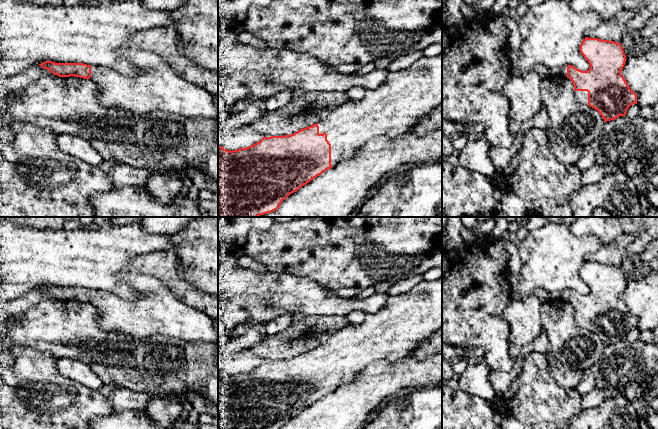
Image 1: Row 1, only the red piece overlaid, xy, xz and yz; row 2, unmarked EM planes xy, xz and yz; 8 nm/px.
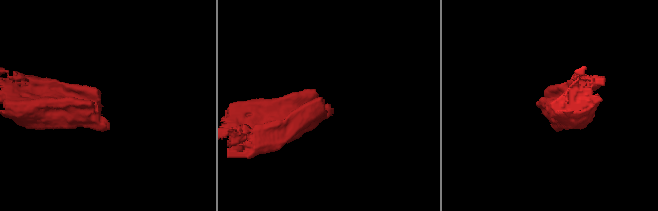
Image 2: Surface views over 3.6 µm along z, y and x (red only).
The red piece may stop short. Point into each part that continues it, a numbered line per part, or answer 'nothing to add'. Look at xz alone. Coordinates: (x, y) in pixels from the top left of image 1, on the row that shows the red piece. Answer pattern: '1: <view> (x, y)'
1: xz (406, 96)

